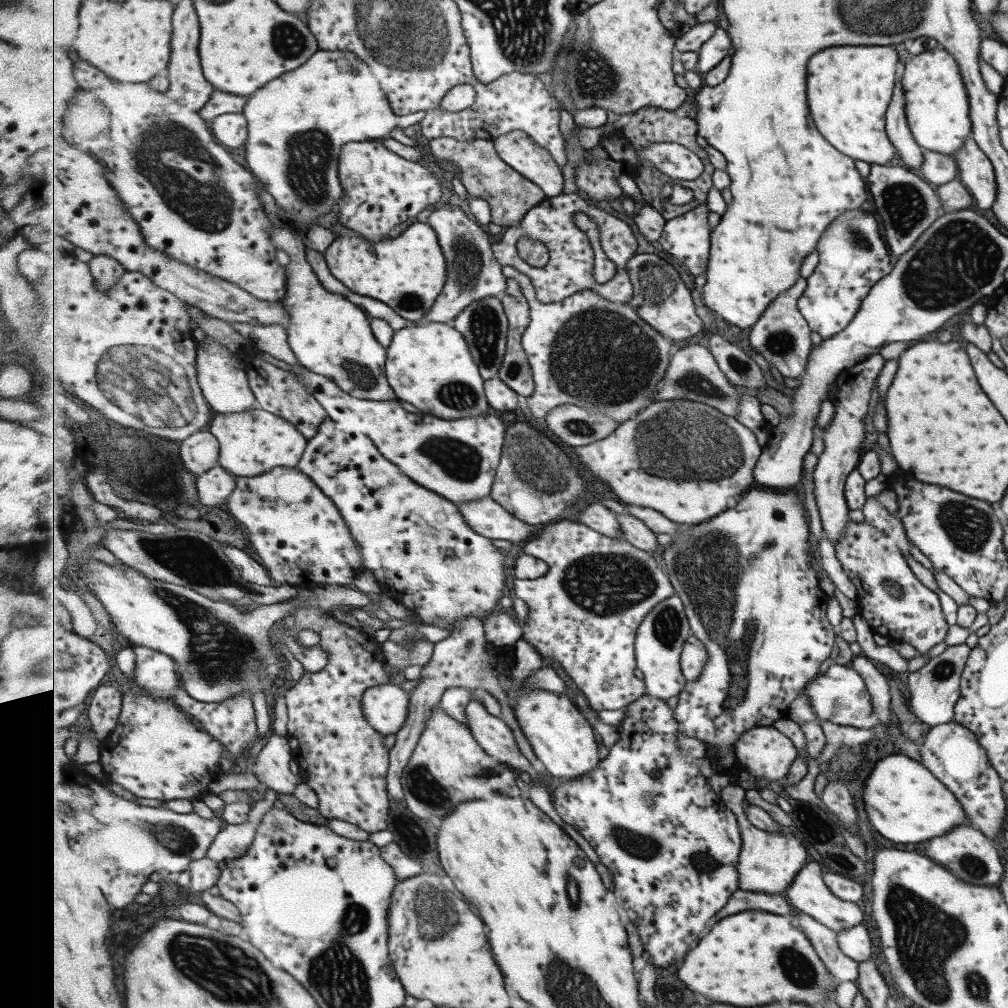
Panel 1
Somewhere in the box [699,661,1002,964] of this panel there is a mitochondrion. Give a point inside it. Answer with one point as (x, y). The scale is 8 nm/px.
(973, 867)

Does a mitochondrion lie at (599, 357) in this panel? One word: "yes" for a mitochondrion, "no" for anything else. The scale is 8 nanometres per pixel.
yes

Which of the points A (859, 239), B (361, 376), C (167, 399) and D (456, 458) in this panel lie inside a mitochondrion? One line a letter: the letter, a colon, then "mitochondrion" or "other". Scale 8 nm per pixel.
A: mitochondrion
B: mitochondrion
C: mitochondrion
D: mitochondrion

